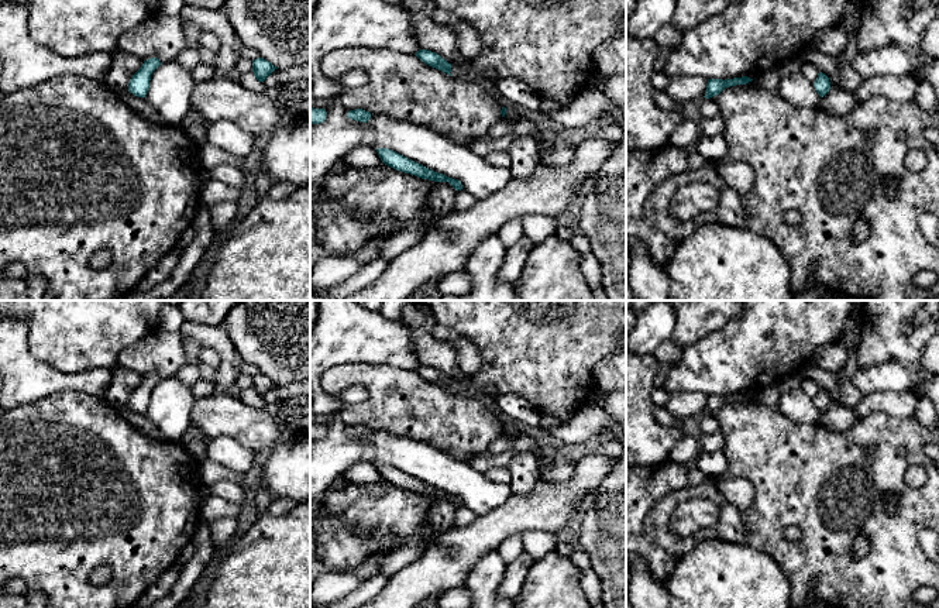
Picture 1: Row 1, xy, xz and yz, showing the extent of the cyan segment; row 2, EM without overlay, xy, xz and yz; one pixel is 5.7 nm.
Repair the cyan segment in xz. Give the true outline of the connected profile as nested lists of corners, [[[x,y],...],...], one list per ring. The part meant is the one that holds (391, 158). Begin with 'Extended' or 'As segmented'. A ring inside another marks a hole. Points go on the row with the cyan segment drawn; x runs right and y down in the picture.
As segmented. [[[376,148],[376,152],[385,165],[388,165],[396,171],[410,174],[410,175],[415,175],[422,179],[434,181],[434,182],[448,182],[455,190],[462,189],[462,185],[460,181],[448,178],[443,174],[434,172],[412,159],[407,159],[406,157],[403,157],[392,150]]]

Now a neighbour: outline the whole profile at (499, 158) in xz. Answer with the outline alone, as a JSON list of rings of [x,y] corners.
[[[489,152],[484,157],[489,164],[499,165],[502,168],[510,168],[510,157],[508,152]]]

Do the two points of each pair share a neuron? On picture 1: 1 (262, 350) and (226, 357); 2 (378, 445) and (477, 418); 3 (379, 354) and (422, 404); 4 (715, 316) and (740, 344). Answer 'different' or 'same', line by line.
1: different
2: different
3: different
4: different

